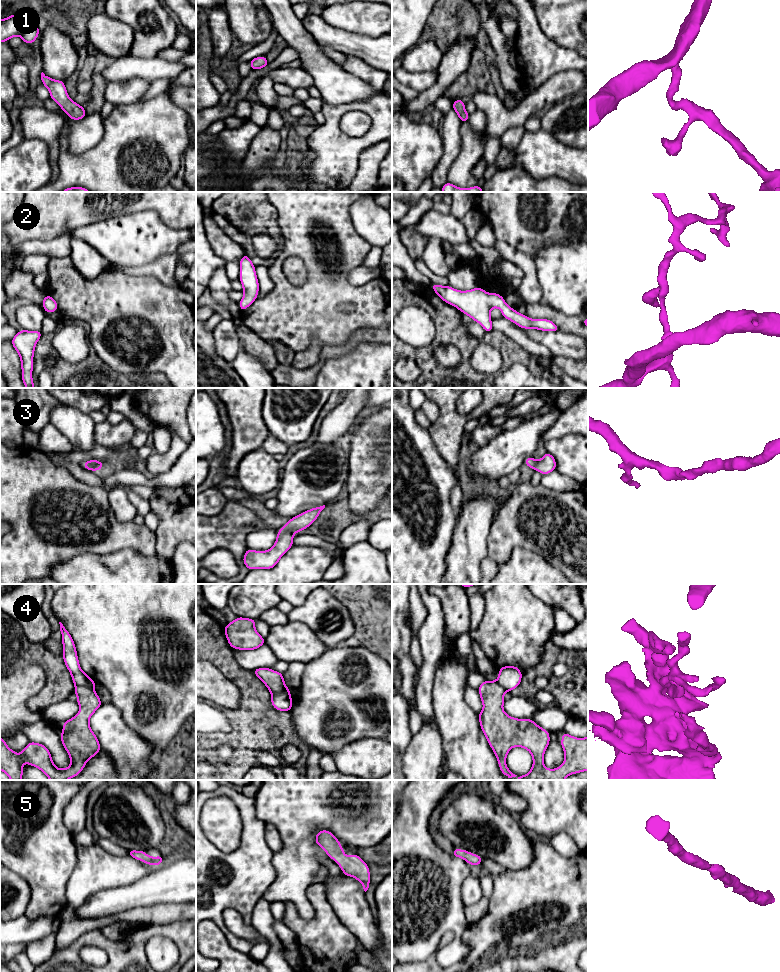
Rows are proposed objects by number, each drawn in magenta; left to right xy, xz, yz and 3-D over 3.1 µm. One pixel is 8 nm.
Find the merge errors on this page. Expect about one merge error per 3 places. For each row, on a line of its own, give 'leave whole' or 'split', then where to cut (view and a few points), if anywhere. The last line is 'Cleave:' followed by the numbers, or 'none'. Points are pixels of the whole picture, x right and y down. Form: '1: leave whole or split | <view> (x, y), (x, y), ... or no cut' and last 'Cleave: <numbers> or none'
1: leave whole | no cut
2: leave whole | no cut
3: leave whole | no cut
4: split | xy (75, 685), (93, 688)
5: leave whole | no cut
Cleave: 4

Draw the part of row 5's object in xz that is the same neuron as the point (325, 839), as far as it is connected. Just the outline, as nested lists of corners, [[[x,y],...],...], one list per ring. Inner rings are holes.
[[[325,829],[317,833],[315,842],[329,858],[337,862],[344,875],[356,878],[363,885],[364,891],[368,890],[370,884],[369,867],[358,855],[355,853],[351,857],[345,855],[340,841]]]

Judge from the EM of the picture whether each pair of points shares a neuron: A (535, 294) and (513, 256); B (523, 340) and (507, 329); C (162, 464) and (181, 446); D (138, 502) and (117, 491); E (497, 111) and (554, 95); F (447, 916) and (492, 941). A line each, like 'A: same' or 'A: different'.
A: same
B: same
C: same
D: different
E: same
F: different

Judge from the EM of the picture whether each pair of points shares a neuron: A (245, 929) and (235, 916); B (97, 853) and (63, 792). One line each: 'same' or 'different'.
A: same
B: different

